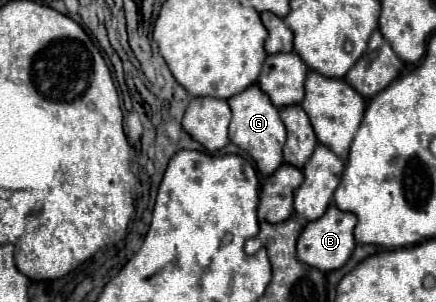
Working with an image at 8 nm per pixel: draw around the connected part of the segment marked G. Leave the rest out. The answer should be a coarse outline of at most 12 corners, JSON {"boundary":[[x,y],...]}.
{"boundary":[[259,85],[229,99],[229,139],[267,177],[285,125]]}

